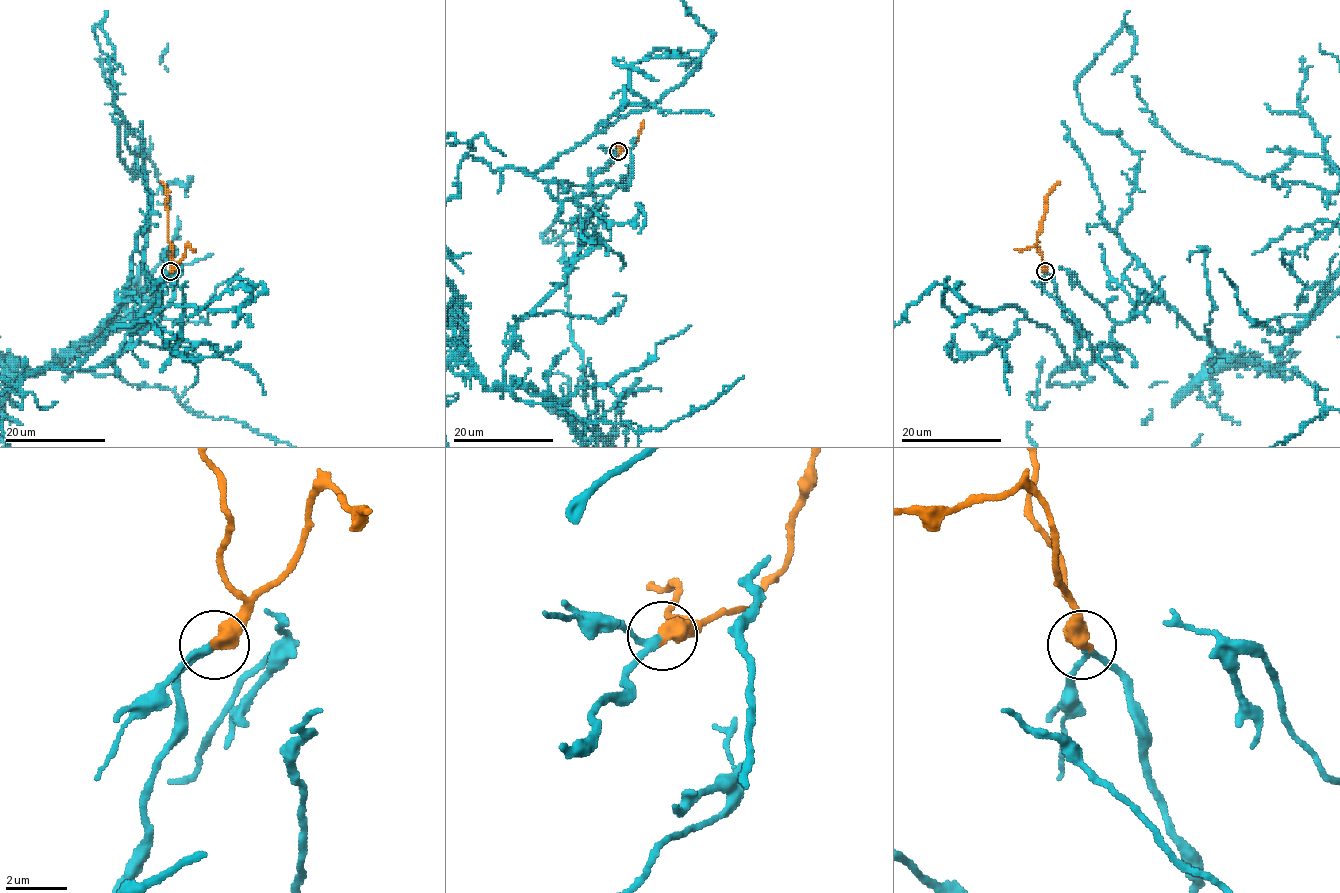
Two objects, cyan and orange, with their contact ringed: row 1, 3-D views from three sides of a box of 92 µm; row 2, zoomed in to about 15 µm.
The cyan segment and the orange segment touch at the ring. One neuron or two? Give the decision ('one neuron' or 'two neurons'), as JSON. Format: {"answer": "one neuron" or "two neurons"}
{"answer": "one neuron"}

